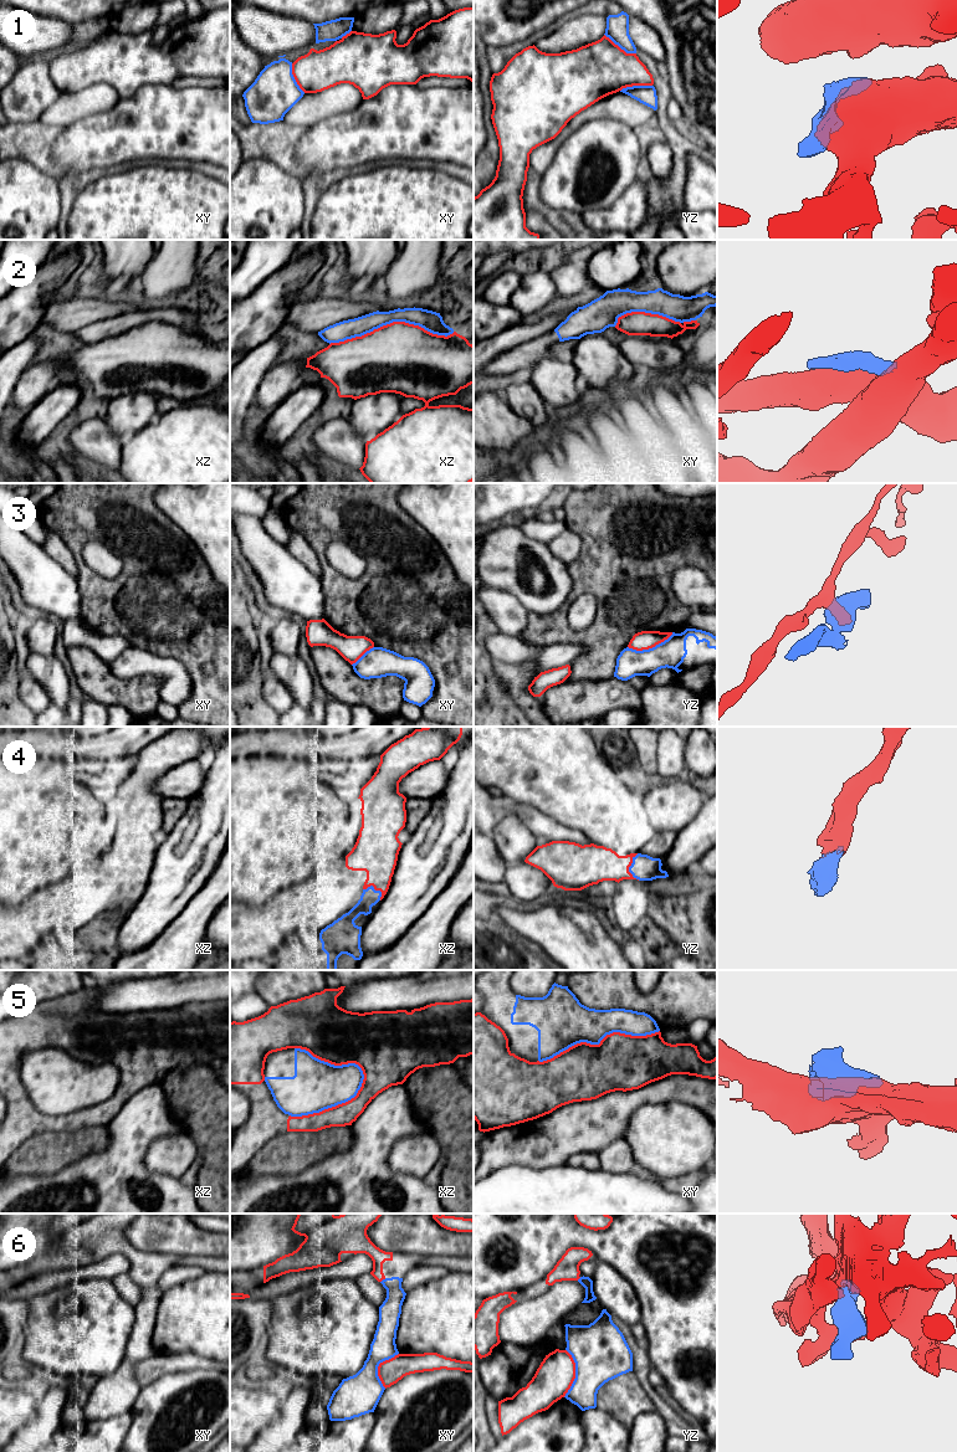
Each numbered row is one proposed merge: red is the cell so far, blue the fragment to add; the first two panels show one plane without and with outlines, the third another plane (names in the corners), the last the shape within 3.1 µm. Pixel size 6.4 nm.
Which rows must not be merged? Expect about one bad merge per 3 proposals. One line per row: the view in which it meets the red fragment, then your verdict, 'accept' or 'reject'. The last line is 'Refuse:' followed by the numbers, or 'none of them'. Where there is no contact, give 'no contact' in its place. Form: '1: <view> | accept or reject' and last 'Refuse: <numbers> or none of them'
1: yz | reject
2: xz | reject
3: yz | reject
4: yz | accept
5: xz | reject
6: yz | accept
Refuse: 1, 2, 3, 5

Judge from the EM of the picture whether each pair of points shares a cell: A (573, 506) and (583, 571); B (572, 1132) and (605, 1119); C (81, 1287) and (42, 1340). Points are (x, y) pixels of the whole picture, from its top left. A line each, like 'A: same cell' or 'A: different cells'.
A: same cell
B: same cell
C: same cell

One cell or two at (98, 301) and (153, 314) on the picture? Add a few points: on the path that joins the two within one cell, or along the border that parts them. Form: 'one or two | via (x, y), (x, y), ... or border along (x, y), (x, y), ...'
one | via (112, 314), (117, 317), (139, 317)

